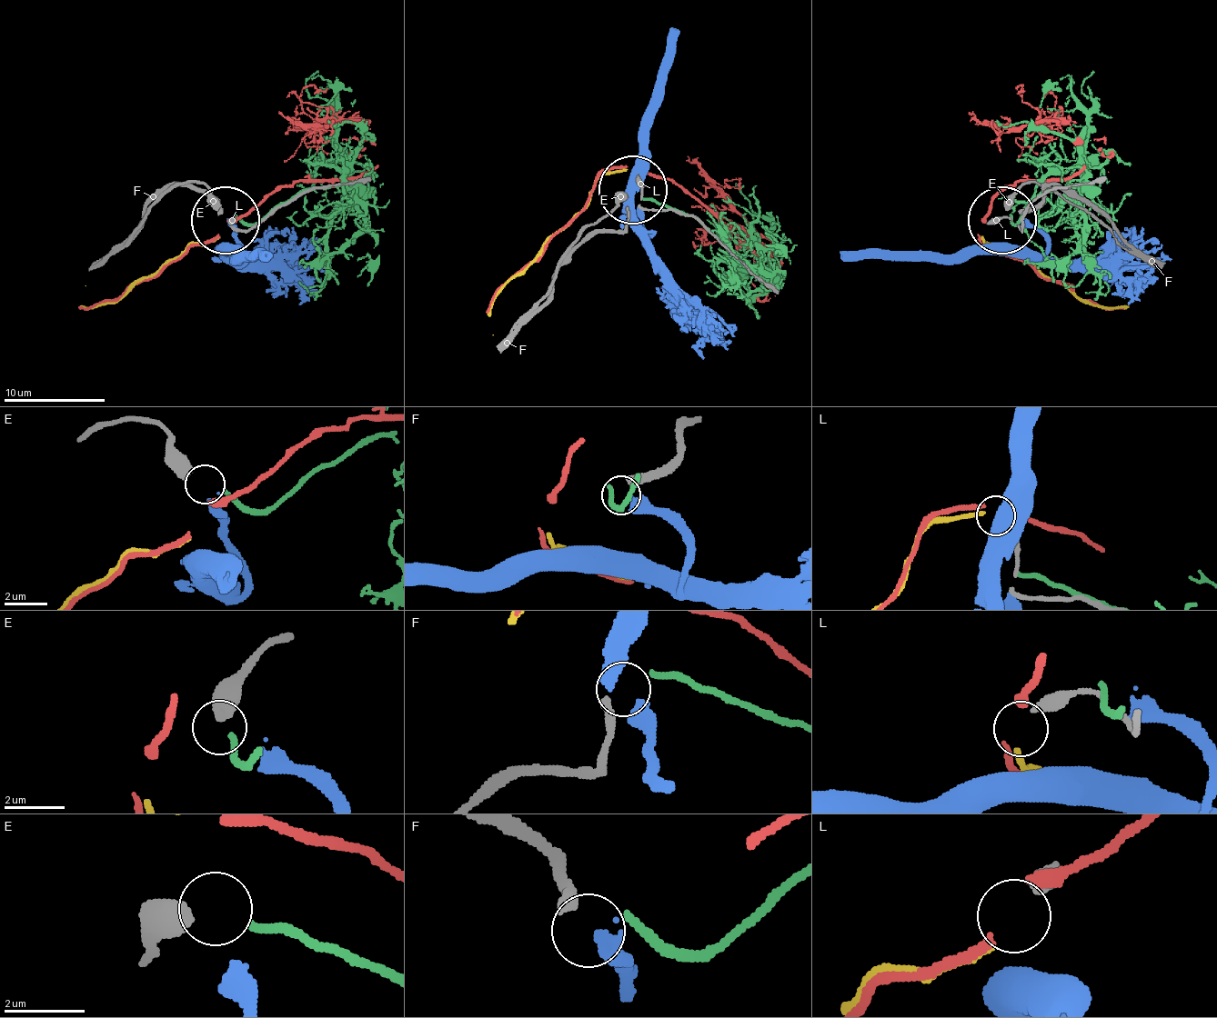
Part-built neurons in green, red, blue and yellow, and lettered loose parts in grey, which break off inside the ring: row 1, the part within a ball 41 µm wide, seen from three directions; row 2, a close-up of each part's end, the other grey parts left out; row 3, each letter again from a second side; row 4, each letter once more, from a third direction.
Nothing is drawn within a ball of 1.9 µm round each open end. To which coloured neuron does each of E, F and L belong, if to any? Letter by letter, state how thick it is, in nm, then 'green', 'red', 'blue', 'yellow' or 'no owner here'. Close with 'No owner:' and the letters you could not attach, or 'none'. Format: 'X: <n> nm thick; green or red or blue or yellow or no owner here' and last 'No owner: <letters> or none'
E: 650 nm thick; no owner here
F: 360 nm thick; blue
L: 400 nm thick; yellow
No owner: E

